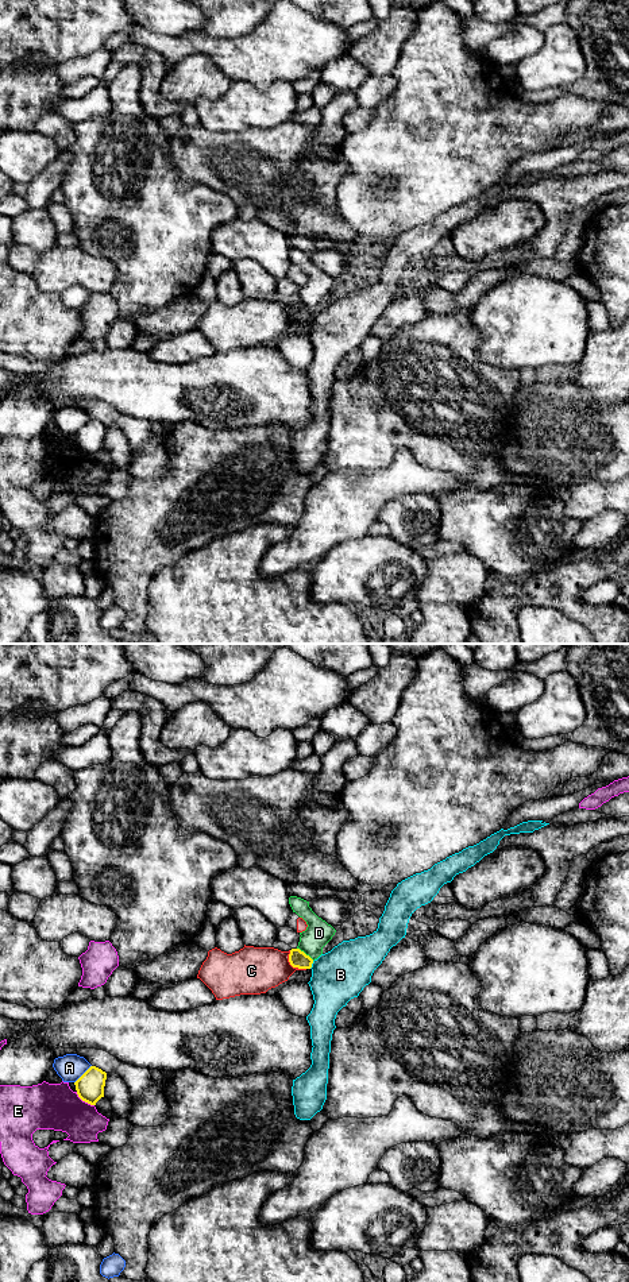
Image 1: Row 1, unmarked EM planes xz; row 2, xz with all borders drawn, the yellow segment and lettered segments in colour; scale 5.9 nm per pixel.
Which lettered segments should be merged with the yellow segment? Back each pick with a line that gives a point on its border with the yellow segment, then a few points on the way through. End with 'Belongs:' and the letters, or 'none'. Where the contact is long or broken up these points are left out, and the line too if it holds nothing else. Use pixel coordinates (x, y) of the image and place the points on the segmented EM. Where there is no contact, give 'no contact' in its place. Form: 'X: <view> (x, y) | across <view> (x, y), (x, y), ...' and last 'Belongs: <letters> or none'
Belongs: none

